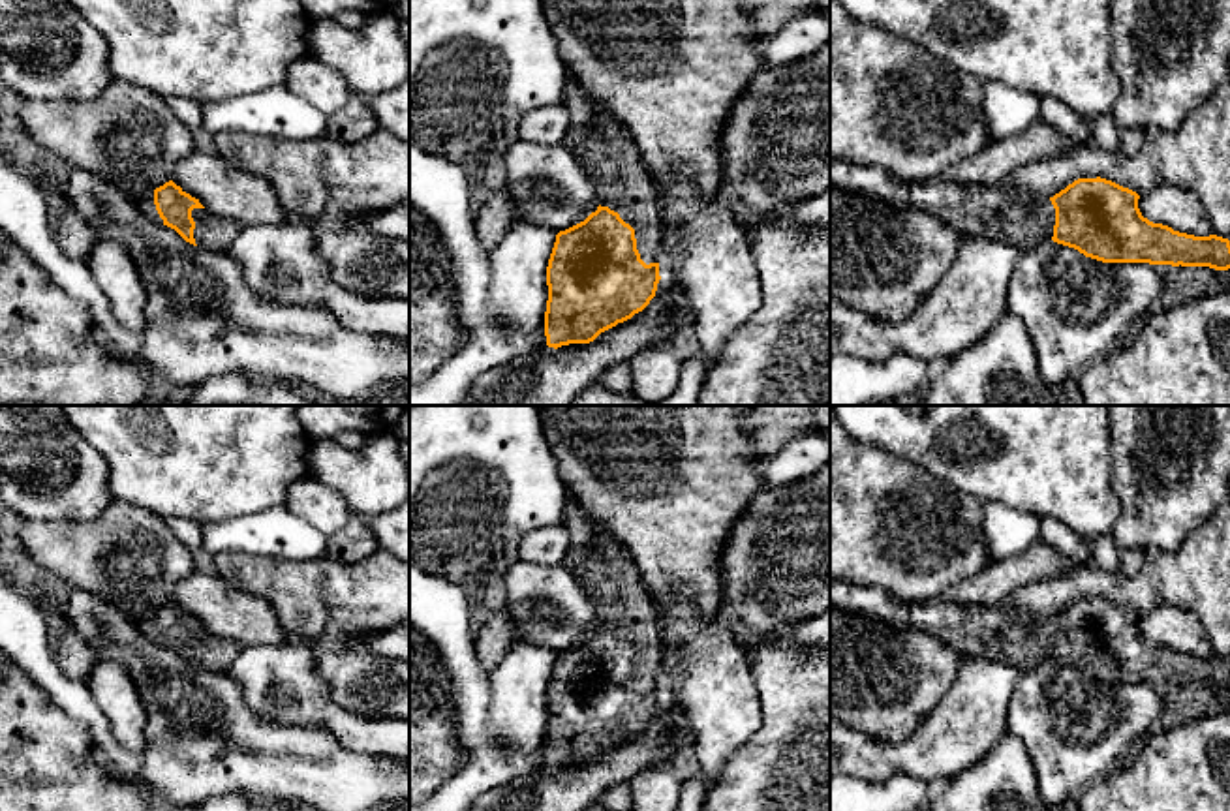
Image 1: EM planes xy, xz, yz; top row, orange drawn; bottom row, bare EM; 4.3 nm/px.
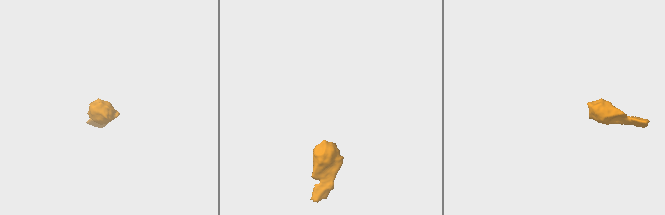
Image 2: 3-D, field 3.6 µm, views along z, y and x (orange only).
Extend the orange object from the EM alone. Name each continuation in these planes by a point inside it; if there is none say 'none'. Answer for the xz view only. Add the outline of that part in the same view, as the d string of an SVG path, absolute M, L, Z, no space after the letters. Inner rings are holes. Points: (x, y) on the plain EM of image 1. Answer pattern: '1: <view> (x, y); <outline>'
1: xz (598, 558); M571 497L563 514L569 531L565 567L584 586L601 627L618 633L635 650L640 680L665 678L659 614L629 548L603 524L592 520Z

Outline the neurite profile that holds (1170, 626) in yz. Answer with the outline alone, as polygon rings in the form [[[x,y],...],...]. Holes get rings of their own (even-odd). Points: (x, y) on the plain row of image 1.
[[[1157,606],[1153,612],[1140,616],[1138,629],[1149,642],[1168,646],[1174,651],[1194,657],[1213,655],[1200,618],[1179,606]]]

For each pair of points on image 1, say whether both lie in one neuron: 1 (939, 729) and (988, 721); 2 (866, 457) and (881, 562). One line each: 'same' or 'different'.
1: same
2: same

